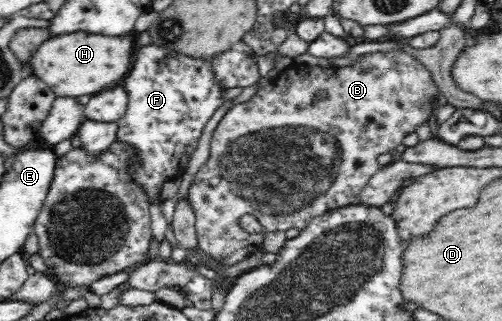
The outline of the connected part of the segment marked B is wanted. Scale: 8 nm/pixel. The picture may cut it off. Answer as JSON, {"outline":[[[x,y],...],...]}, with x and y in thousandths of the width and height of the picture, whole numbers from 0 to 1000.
{"outline":[[[807,153],[737,165],[725,171],[717,193],[705,199],[705,206],[689,212],[641,212],[641,206],[614,212],[608,202],[584,199],[580,209],[556,221],[550,240],[538,249],[530,268],[516,274],[494,312],[474,318],[454,336],[424,408],[418,486],[408,517],[398,520],[375,595],[375,620],[382,632],[390,673],[388,720],[394,773],[460,829],[482,804],[496,798],[496,791],[522,776],[524,732],[498,729],[474,701],[474,682],[488,667],[506,670],[534,723],[570,723],[578,710],[602,717],[614,704],[622,682],[645,670],[645,660],[711,629],[717,595],[755,526],[749,517],[749,486],[793,455],[811,417],[827,411],[831,393],[849,386],[859,333],[859,305],[869,290],[876,287],[871,280],[871,268],[861,259],[861,240],[849,221],[849,209]]]}

